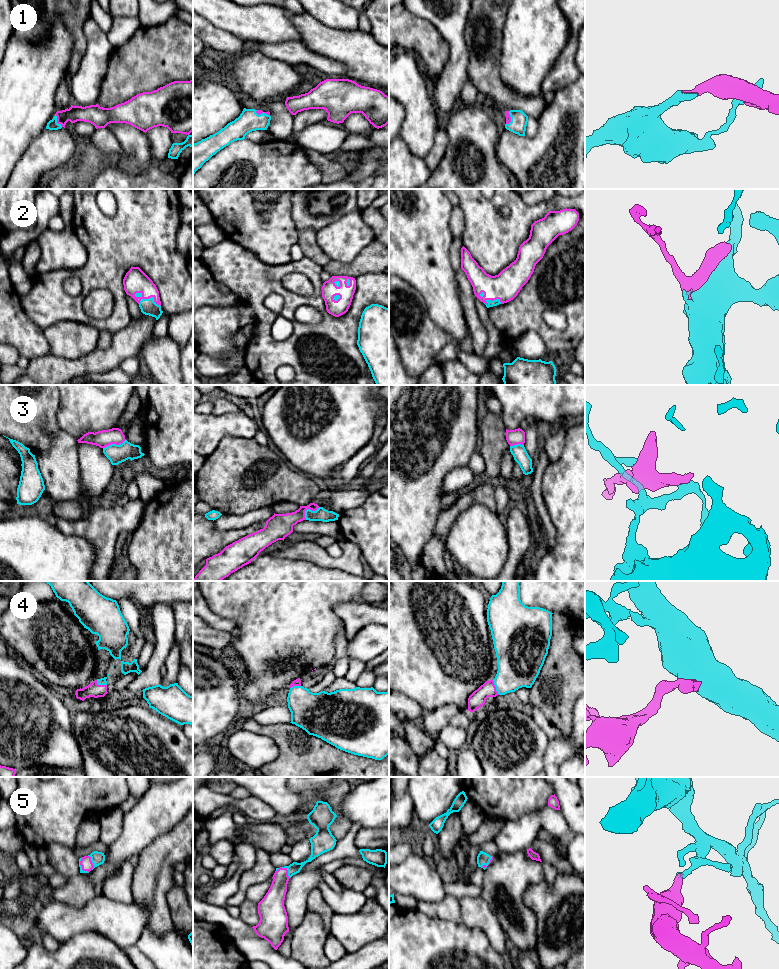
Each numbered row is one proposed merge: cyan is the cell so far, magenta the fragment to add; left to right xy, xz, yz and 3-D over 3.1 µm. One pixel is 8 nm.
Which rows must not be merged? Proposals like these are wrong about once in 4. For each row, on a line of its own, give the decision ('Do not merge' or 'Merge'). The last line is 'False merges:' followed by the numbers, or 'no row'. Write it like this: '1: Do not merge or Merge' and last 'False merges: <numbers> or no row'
1: Merge
2: Merge
3: Do not merge
4: Merge
5: Merge
False merges: 3

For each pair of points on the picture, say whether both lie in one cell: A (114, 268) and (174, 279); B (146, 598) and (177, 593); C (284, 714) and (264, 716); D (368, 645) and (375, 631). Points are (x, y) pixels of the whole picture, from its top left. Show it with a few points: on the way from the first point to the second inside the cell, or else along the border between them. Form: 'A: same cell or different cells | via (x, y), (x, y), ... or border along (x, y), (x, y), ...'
A: same cell | via (129, 260), (155, 260), (159, 264)
B: same cell | via (154, 593), (169, 593)
C: same cell | via (279, 714), (269, 716)
D: same cell | via (370, 642), (375, 637), (375, 634)

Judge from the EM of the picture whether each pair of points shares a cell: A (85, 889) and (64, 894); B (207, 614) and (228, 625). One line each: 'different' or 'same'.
A: same
B: same

